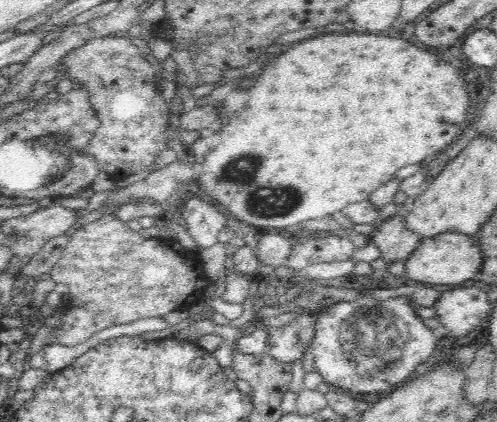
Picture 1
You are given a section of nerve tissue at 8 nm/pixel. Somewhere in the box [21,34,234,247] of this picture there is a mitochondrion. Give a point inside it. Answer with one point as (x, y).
(59, 144)

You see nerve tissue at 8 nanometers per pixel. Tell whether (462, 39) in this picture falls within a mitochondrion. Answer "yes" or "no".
no

